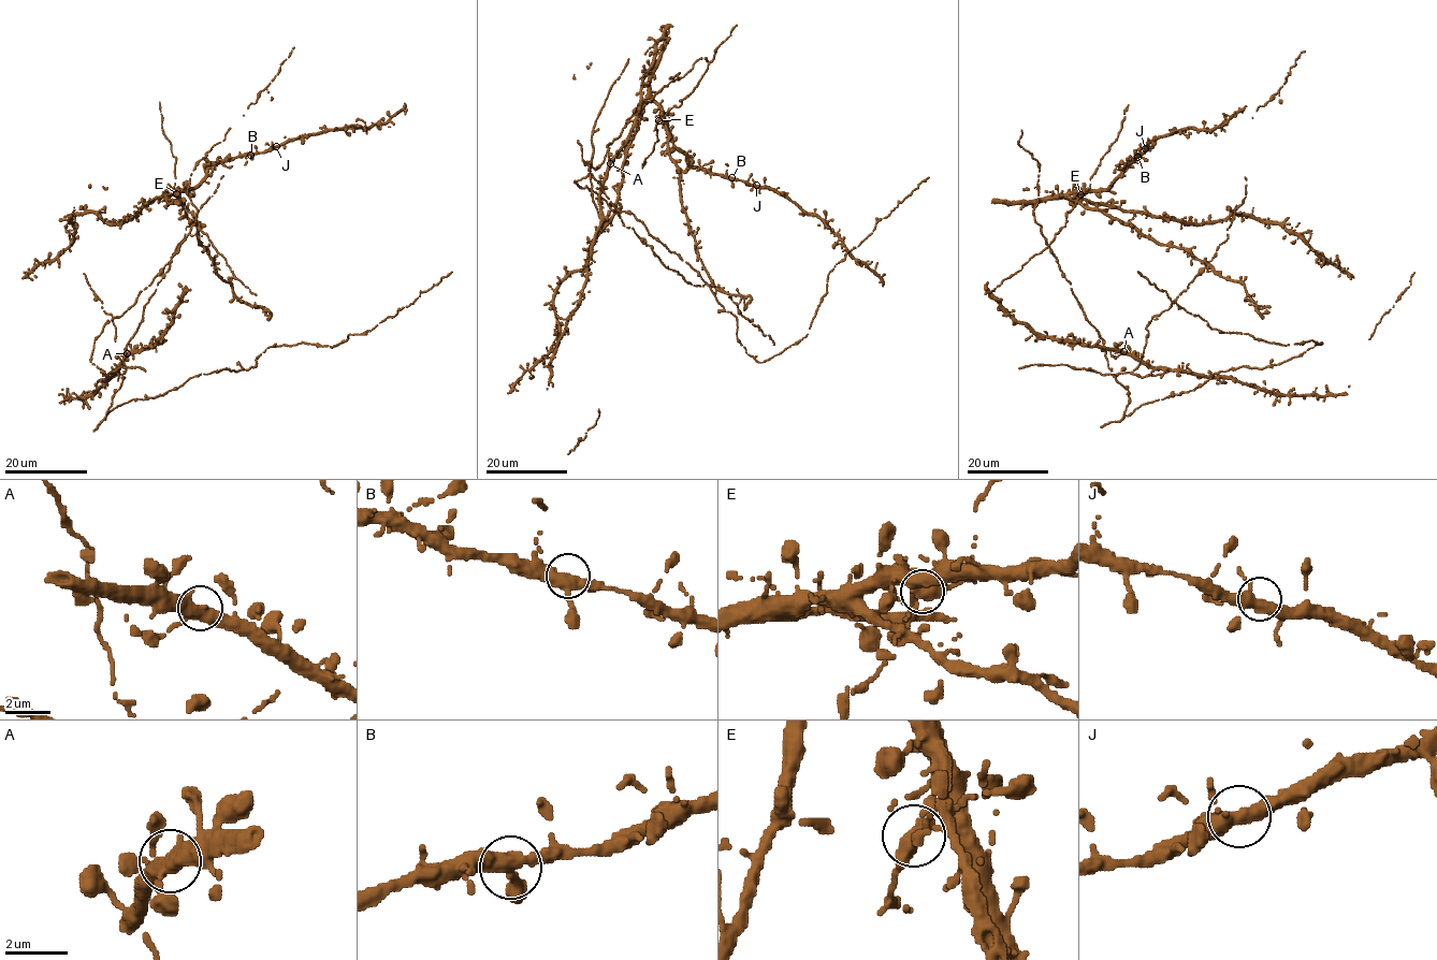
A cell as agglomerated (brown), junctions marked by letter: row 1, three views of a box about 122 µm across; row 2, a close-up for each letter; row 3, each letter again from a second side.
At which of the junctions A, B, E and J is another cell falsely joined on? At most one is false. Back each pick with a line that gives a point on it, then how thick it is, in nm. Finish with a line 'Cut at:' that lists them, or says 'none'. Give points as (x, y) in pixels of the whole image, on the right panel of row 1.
Cut at: none

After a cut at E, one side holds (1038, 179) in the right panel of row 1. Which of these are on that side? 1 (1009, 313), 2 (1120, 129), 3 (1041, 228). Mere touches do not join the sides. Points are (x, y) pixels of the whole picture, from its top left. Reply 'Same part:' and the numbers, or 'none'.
Same part: 1, 3

